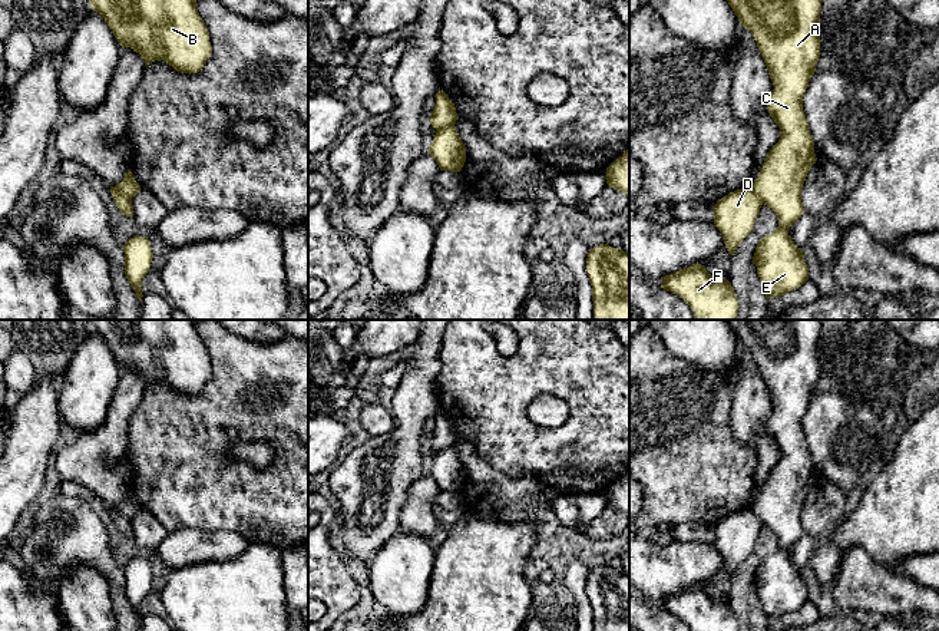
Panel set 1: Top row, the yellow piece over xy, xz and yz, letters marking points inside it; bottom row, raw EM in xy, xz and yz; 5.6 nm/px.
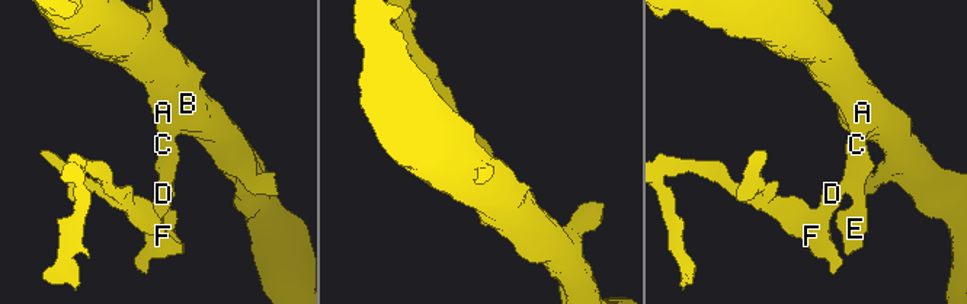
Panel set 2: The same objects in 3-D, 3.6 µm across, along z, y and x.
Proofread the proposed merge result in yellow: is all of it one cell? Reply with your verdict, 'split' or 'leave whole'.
split

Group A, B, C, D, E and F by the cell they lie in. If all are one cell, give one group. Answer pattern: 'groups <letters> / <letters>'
groups A B C E / D F

